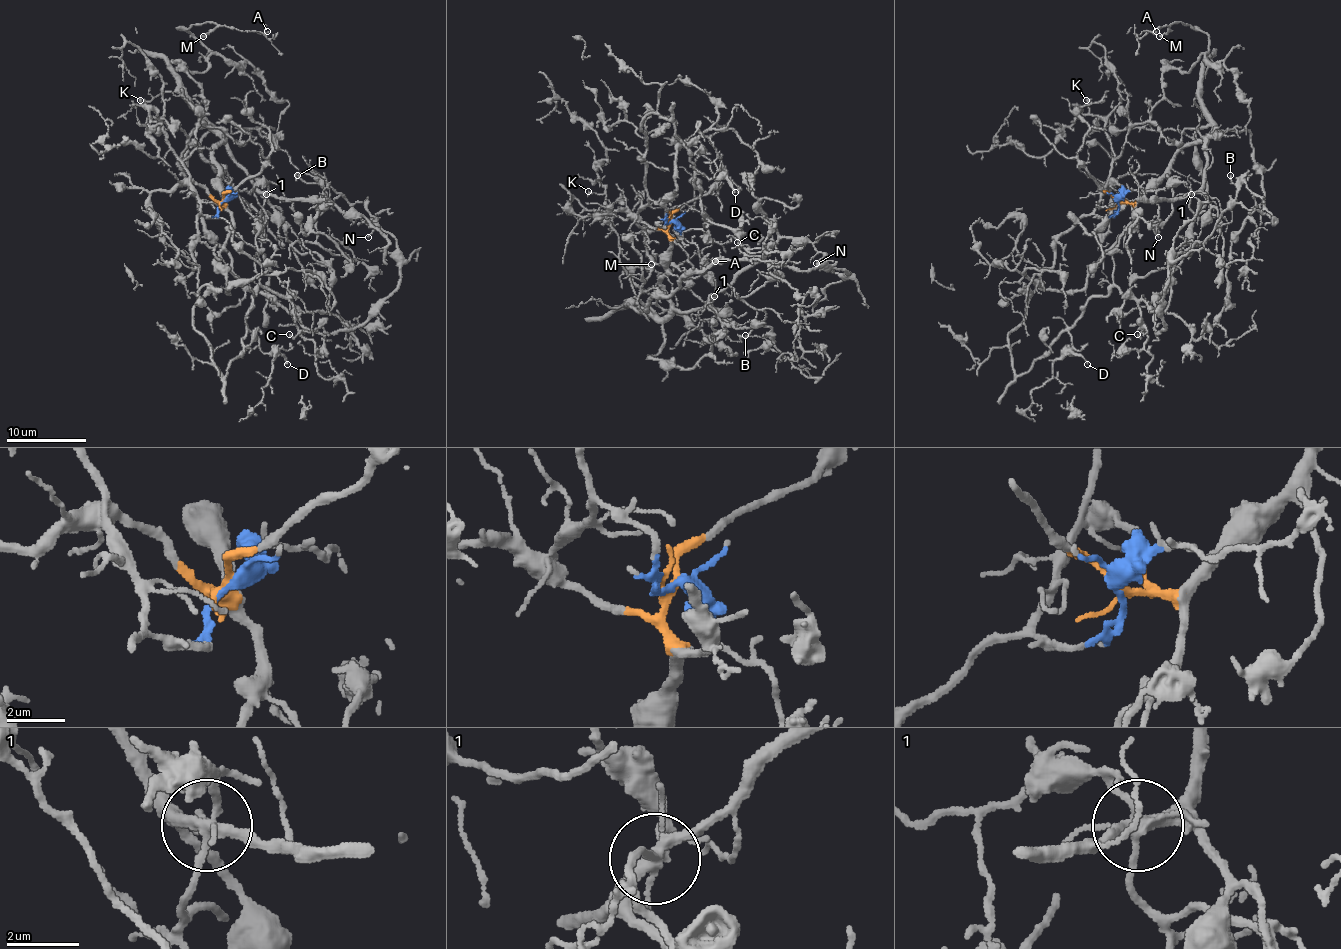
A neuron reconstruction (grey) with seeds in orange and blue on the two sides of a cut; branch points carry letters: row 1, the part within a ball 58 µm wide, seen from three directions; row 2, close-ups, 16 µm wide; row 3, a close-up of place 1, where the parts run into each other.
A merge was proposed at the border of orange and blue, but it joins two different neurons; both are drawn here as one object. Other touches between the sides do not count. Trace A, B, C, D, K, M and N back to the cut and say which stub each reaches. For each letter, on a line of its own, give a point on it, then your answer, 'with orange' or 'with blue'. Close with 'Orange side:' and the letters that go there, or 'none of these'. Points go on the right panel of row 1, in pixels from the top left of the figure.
A: place (1156, 31); with blue
B: place (1230, 175); with blue
C: place (1137, 334); with blue
D: place (1087, 364); with blue
K: place (1086, 100); with blue
M: place (1159, 36); with blue
N: place (1158, 237); with orange
Orange side: N

